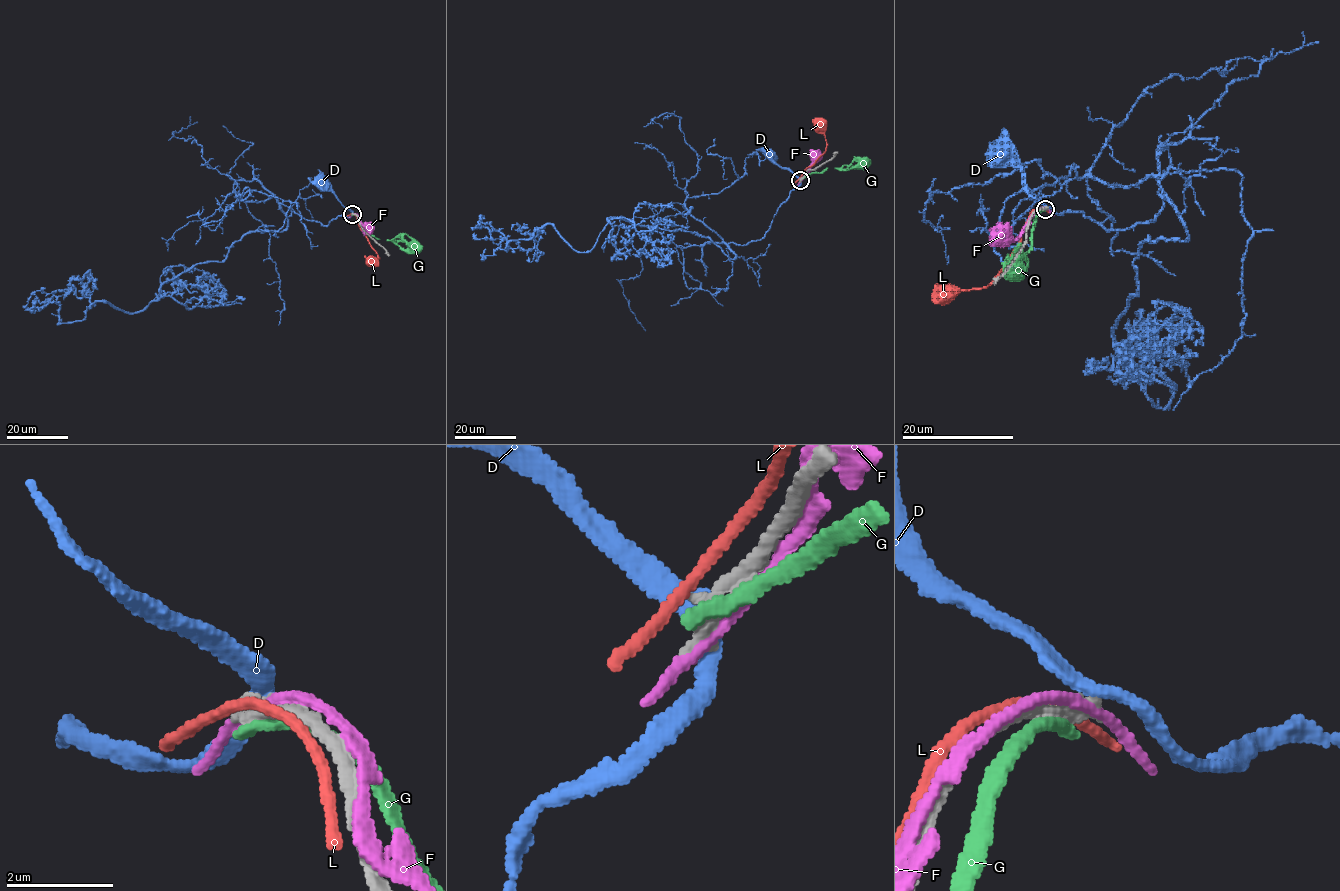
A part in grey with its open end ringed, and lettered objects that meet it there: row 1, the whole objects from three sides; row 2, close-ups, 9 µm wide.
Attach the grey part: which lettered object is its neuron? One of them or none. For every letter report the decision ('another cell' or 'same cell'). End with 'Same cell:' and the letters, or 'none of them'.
D: another cell
F: another cell
G: another cell
L: another cell
Same cell: none of them

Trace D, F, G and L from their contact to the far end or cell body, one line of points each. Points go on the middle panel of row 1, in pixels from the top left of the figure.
D: (801, 181), (769, 155)
F: (805, 175), (815, 156)
G: (801, 178), (827, 168), (848, 170), (864, 165)
L: (800, 178), (825, 151), (824, 128), (821, 125)

